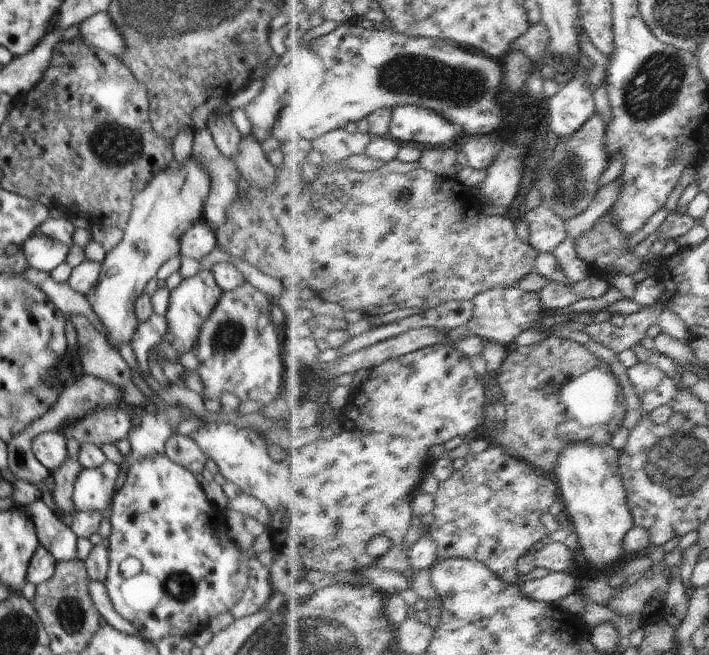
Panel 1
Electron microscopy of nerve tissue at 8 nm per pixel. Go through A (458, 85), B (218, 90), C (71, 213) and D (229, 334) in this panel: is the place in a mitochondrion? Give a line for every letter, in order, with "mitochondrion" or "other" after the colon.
A: mitochondrion
B: other
C: other
D: mitochondrion

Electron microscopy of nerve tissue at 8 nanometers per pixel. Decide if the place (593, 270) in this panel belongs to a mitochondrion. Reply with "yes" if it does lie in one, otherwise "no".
no

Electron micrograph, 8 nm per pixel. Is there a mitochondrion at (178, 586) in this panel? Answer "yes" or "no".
yes

